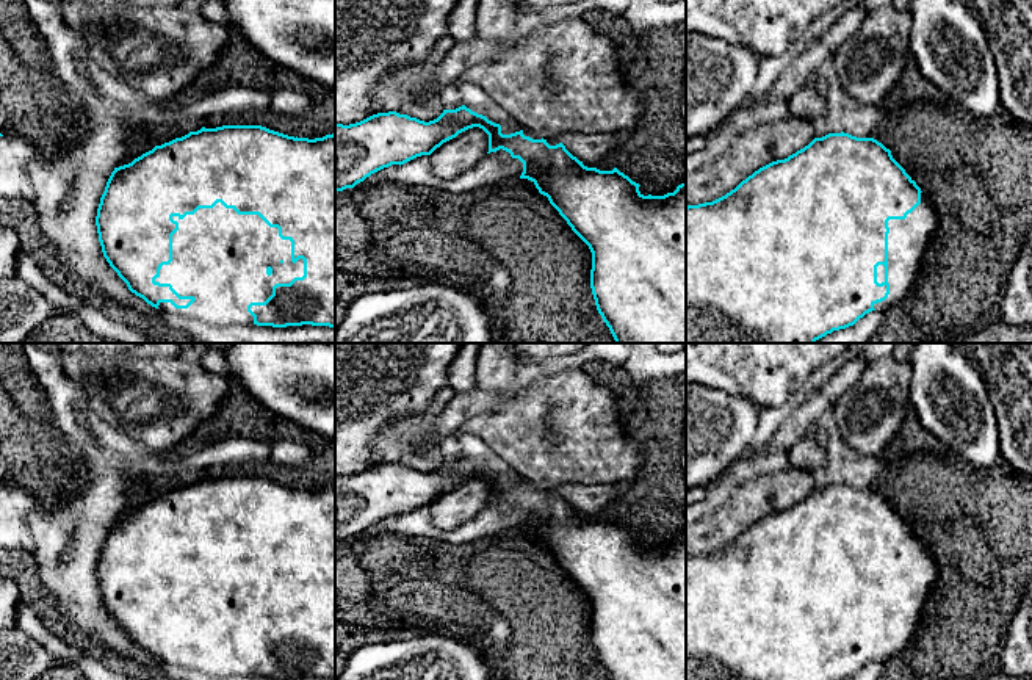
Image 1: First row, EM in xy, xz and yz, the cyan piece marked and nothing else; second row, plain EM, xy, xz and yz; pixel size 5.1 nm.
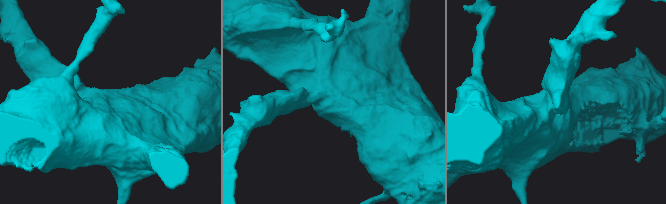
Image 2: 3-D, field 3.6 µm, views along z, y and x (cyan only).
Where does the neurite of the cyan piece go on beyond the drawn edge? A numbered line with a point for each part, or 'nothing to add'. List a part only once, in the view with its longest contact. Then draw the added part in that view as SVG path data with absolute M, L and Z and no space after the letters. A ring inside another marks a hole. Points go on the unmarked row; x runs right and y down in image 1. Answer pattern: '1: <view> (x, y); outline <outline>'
1: xy (220, 608); outline M218 553L213 559L199 559L183 570L172 570L179 573L179 581L172 586L172 613L161 617L155 633L171 635L180 647L194 647L196 652L188 660L160 653L158 661L218 677L254 675L254 667L247 663L251 653L265 653L276 635L290 635L294 628L304 627L304 611L291 613L291 592L282 591L279 580L269 578L258 566L238 566Z

